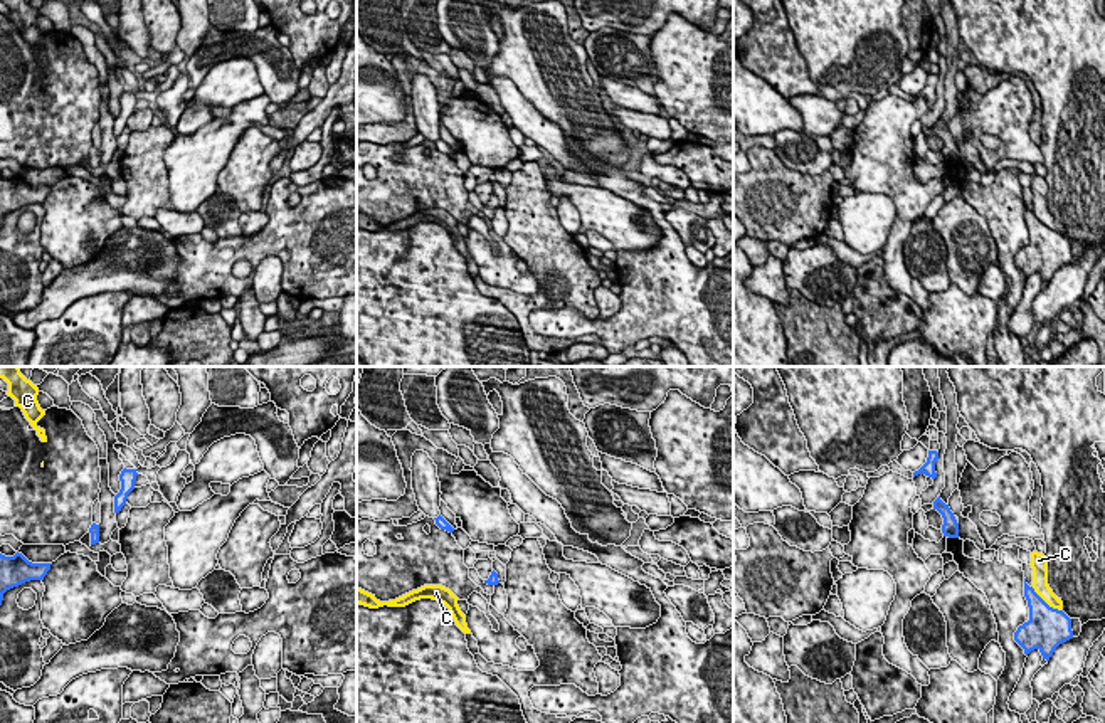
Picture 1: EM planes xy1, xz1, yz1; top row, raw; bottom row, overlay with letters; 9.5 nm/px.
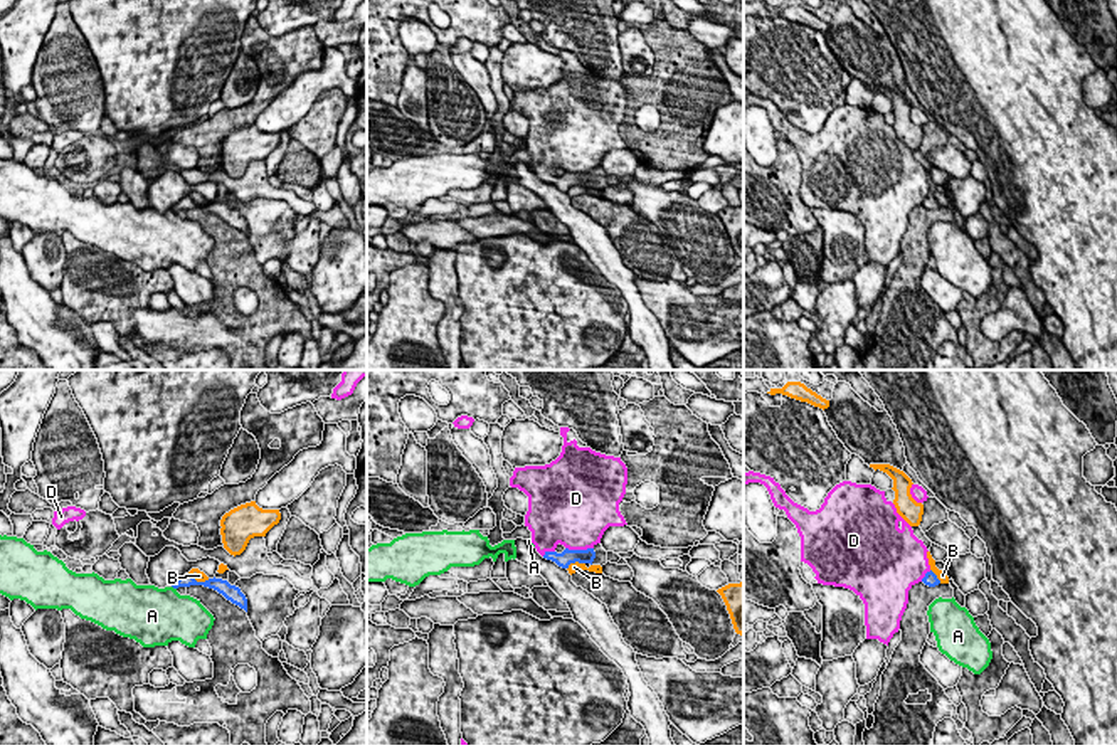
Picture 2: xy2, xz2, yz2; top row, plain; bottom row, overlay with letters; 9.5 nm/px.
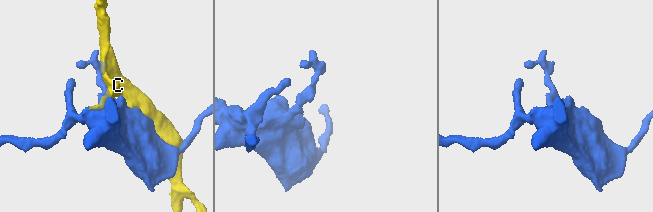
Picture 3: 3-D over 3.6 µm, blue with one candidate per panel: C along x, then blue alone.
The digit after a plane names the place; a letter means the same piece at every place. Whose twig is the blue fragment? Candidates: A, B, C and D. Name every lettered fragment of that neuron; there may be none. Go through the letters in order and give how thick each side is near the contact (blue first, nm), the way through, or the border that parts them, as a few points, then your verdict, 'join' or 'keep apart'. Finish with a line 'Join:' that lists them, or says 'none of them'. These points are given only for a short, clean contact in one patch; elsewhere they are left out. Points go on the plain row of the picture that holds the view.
A: calibres 120 and 440 nm; keep apart
B: calibres 140 and 100 nm; border xz2 (584, 185), (572, 185), (567, 192); keep apart
C: calibres 400 and 160 nm; keep apart
D: calibres 140 and 480 nm; join
Join: D

